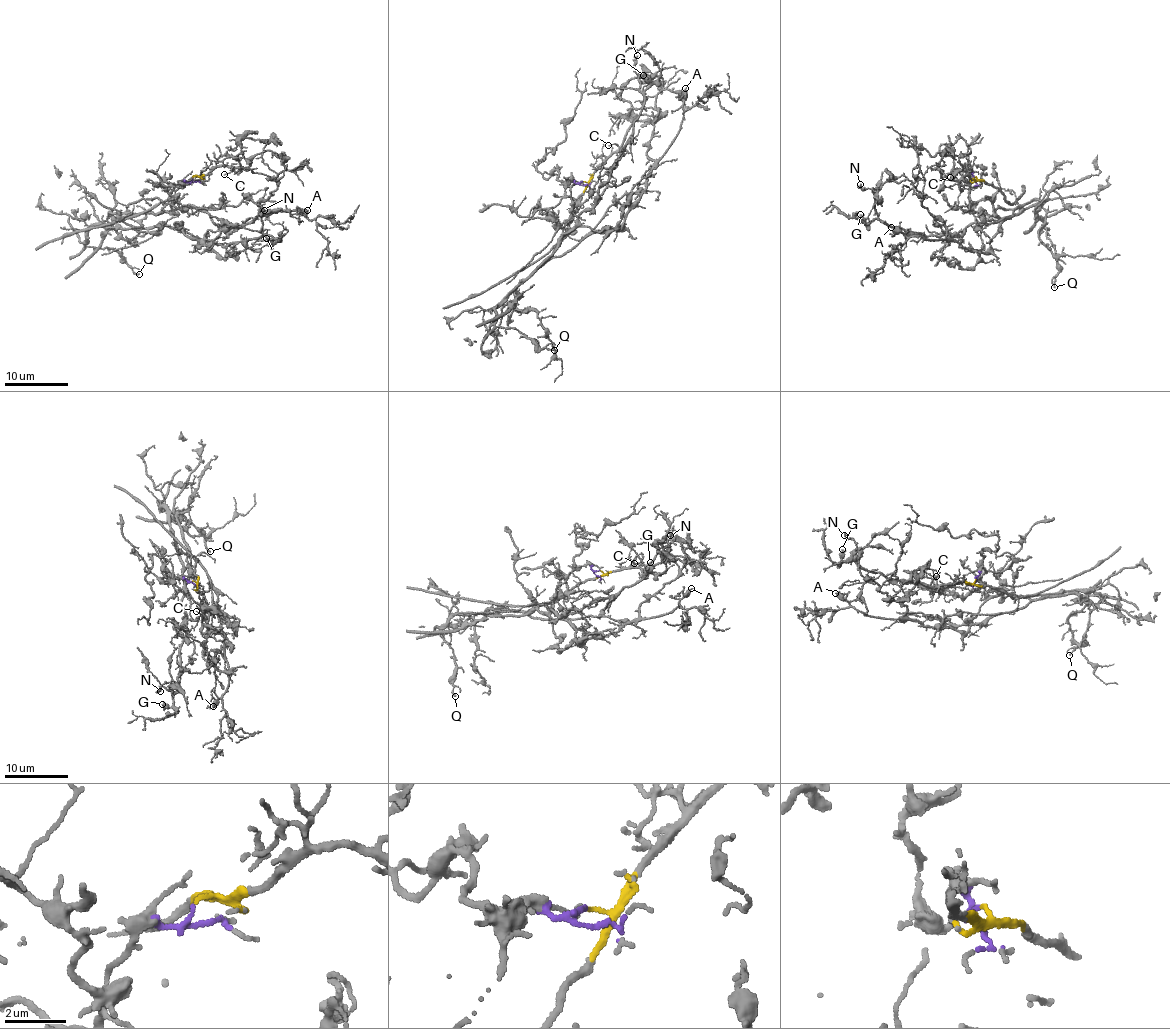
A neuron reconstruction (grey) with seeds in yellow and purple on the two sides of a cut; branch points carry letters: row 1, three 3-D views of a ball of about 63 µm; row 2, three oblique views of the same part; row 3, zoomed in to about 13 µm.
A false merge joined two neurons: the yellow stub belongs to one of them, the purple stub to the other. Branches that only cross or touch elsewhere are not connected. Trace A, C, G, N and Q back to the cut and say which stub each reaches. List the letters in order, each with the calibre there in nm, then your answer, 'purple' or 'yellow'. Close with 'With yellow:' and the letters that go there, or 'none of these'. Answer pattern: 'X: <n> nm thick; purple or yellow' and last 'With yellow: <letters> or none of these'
A: 280 nm thick; purple
C: 100 nm thick; yellow
G: 360 nm thick; purple
N: 120 nm thick; purple
Q: 180 nm thick; purple
With yellow: C

